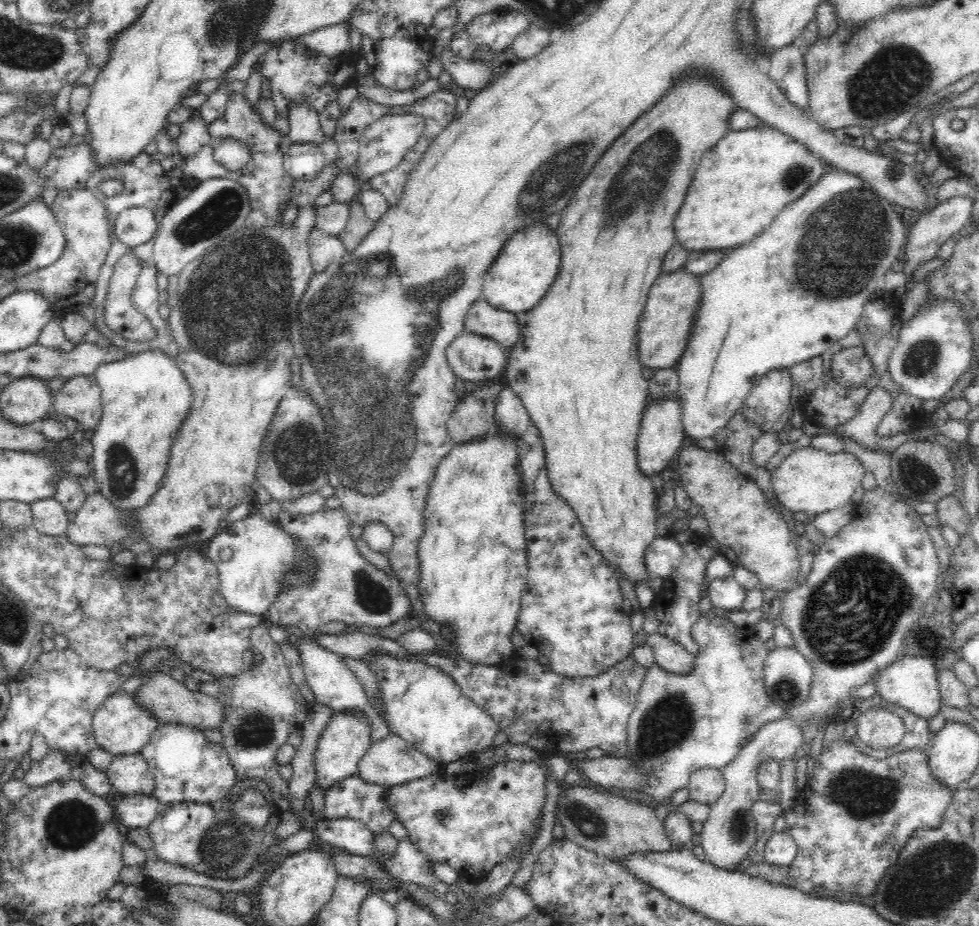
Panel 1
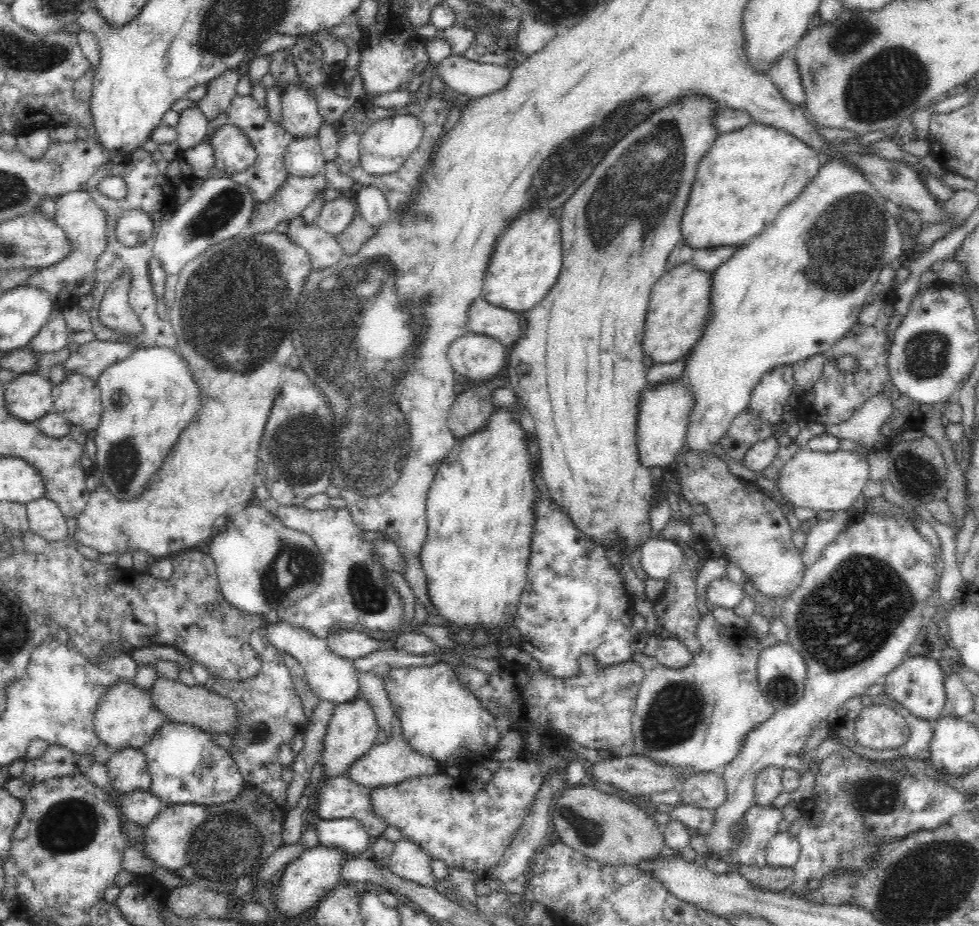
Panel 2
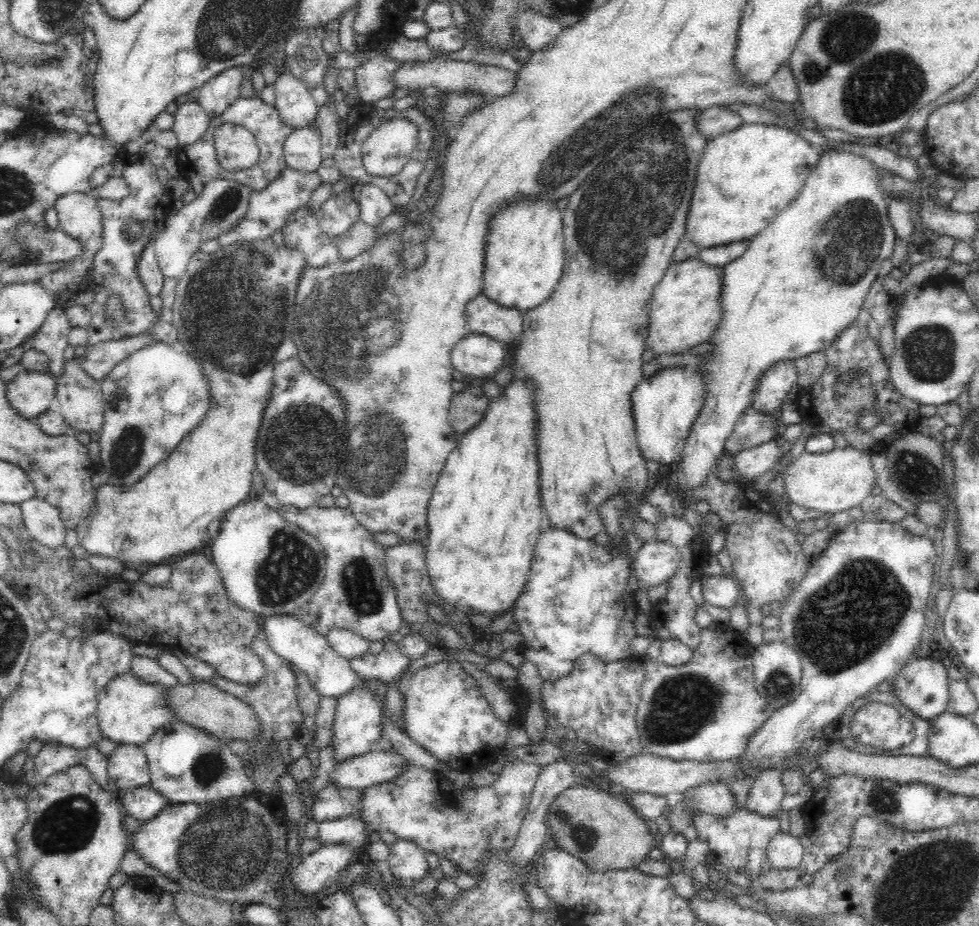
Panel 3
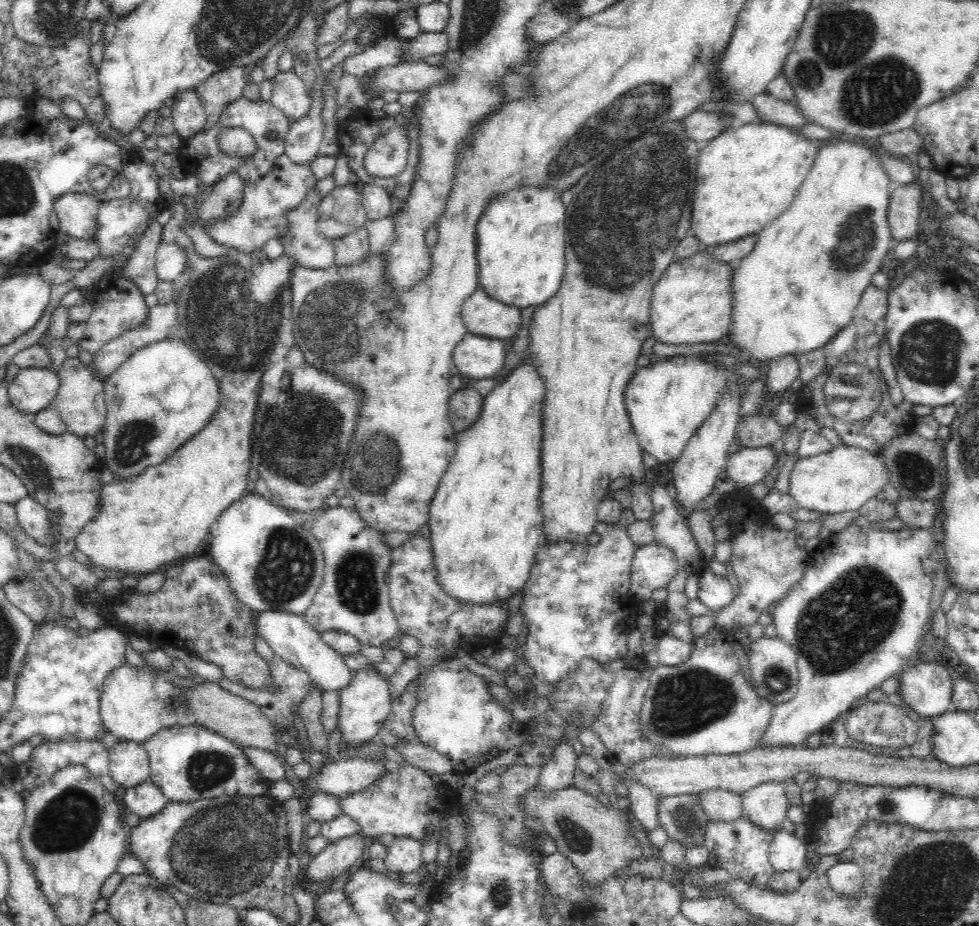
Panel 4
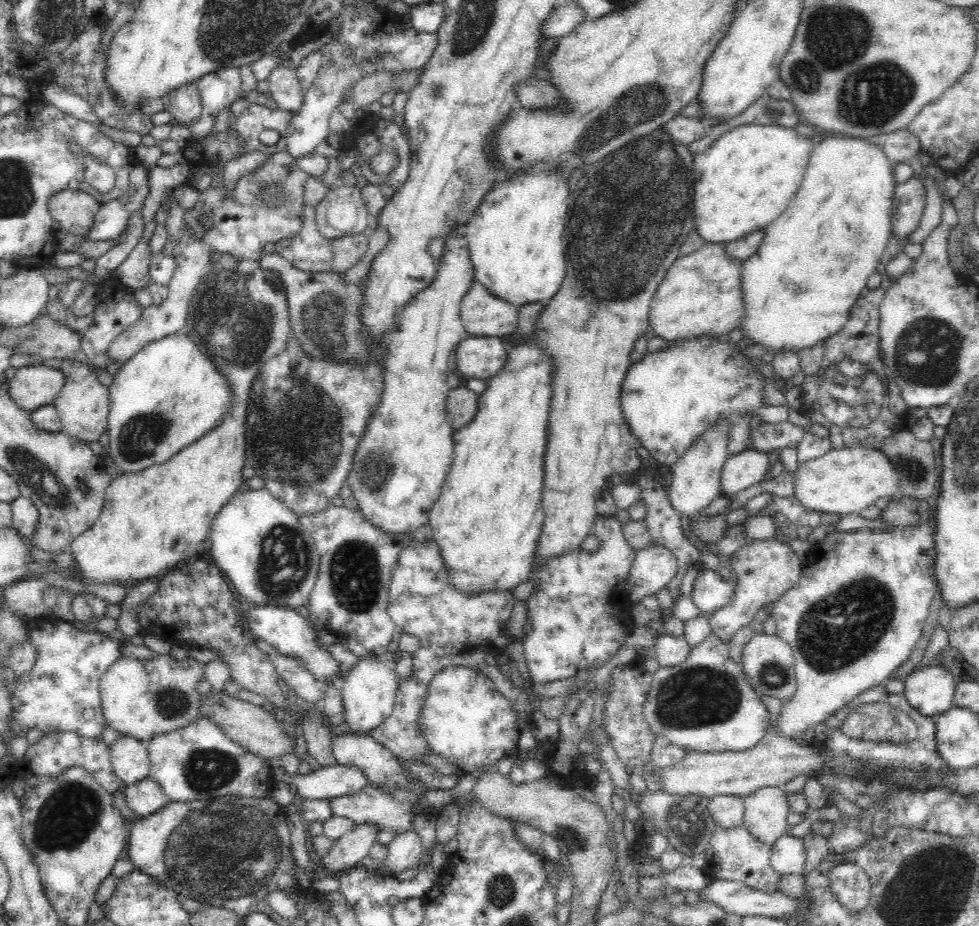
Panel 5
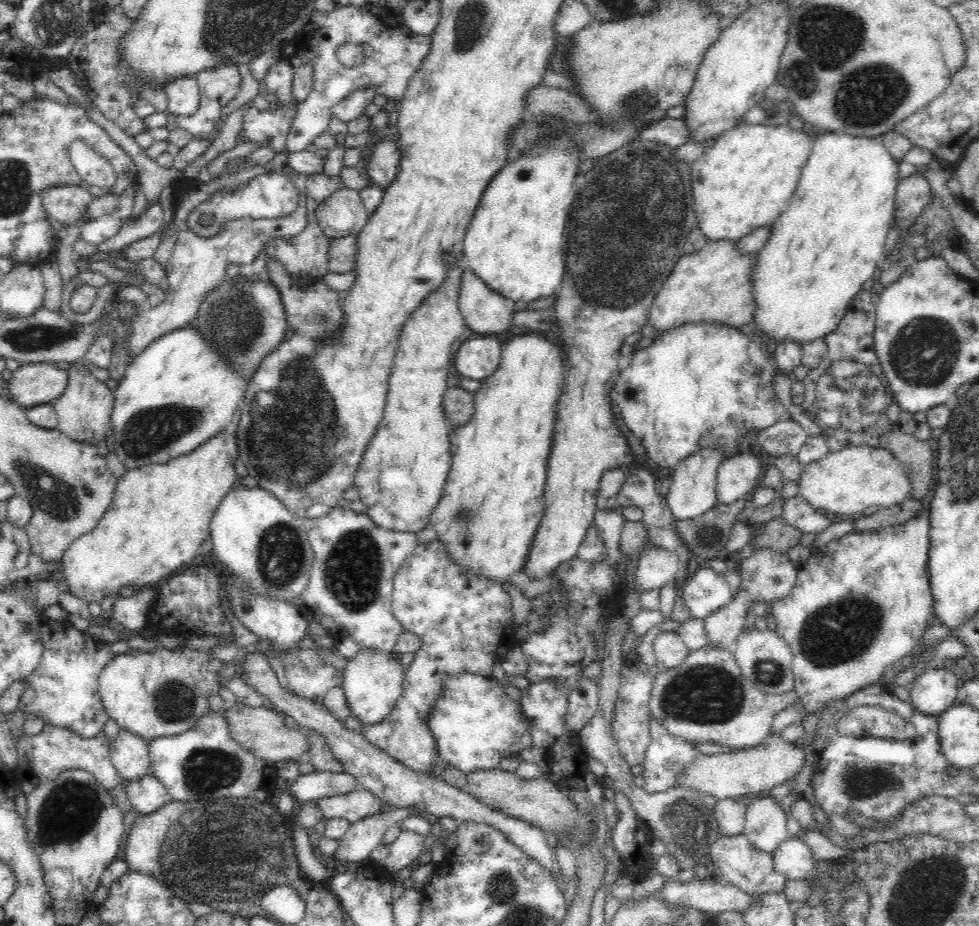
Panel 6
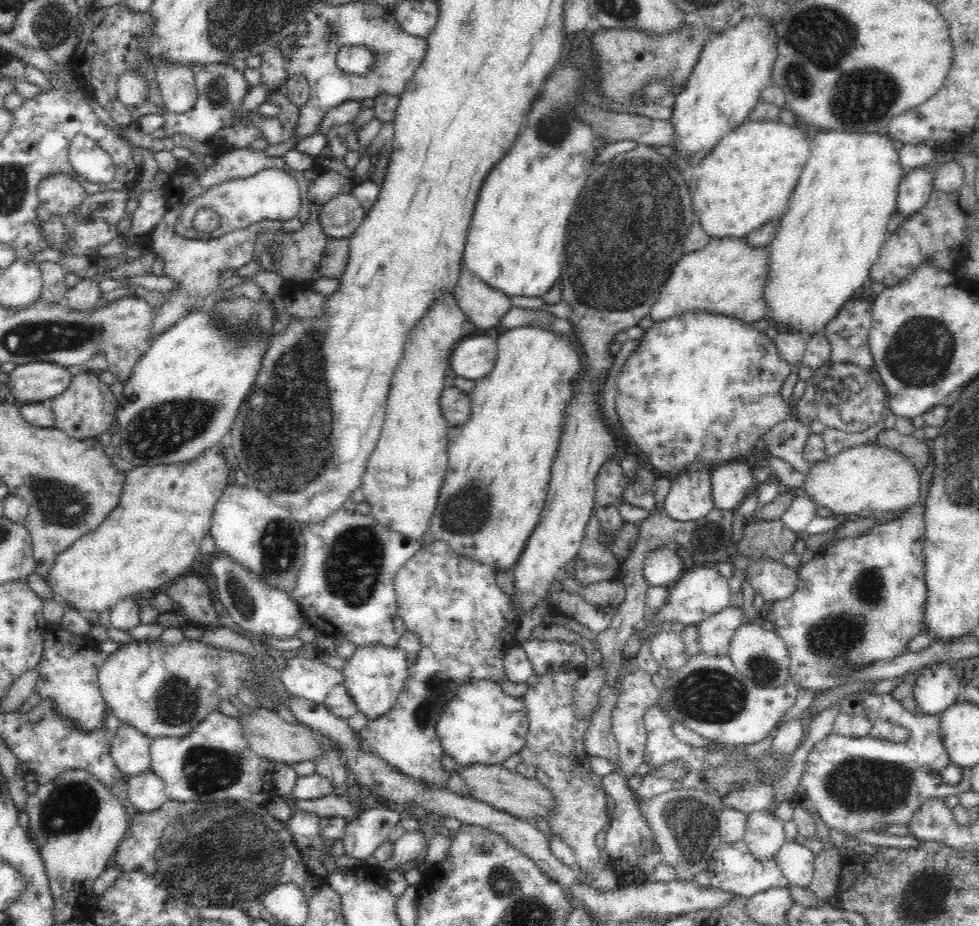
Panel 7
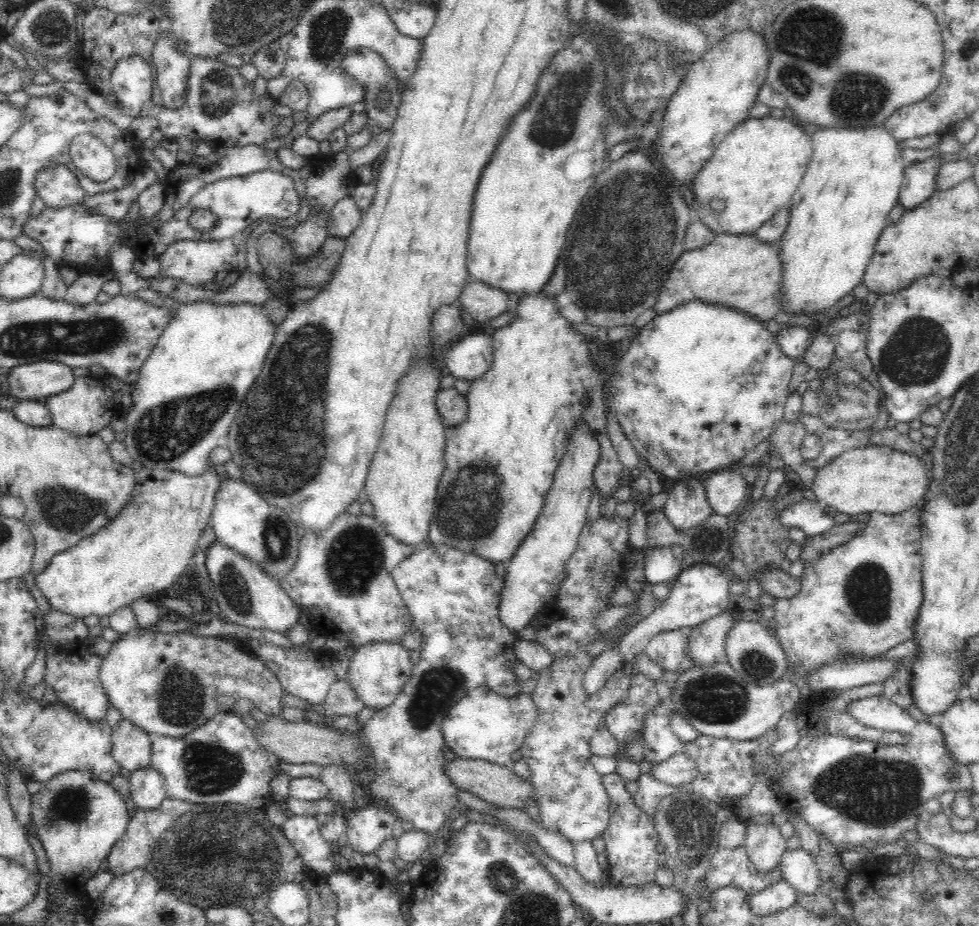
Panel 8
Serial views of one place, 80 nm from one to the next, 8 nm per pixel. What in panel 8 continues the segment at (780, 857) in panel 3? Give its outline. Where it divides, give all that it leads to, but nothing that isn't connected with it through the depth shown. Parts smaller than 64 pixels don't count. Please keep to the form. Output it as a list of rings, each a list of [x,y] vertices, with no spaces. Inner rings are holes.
[[[801,847],[786,851],[780,859],[779,868],[797,894],[813,895],[819,892],[822,884],[816,861]]]

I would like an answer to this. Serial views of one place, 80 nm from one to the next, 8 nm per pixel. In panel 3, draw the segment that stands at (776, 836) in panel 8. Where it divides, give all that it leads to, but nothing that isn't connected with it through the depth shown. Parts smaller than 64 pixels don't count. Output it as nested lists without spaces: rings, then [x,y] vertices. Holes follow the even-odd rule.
[[[778,769],[762,771],[748,788],[748,796],[744,806],[748,813],[756,813],[762,817],[780,817],[784,807],[785,786]]]

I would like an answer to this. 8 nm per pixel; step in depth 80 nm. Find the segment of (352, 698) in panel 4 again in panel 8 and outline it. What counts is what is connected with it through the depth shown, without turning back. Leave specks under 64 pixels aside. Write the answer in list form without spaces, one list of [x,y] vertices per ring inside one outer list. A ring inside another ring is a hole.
[[[381,641],[358,647],[348,666],[347,682],[364,705],[375,708],[377,712],[394,703],[404,683],[411,679],[413,669],[408,649],[398,641]]]

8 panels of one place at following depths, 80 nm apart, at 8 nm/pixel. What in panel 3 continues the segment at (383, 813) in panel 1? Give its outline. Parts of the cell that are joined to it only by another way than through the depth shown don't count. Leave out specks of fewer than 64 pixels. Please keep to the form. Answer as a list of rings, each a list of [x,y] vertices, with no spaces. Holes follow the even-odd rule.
[[[330,783],[312,795],[311,815],[316,822],[334,820],[342,816],[358,817],[361,790],[336,787]]]

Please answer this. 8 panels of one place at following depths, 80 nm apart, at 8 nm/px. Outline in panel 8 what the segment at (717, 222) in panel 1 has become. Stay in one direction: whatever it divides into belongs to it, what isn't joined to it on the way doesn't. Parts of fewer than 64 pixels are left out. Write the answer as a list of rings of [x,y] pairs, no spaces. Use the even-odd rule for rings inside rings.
[[[748,118],[724,136],[724,142],[716,148],[708,164],[694,177],[691,190],[694,192],[694,211],[700,221],[715,234],[755,234],[772,219],[772,214],[792,204],[792,196],[806,172],[812,156],[812,140],[802,126],[792,124],[786,118]]]

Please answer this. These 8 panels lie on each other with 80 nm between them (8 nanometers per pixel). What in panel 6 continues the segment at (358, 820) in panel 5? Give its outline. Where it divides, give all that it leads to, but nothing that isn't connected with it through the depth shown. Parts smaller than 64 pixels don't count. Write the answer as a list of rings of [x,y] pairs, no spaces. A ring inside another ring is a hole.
[[[360,787],[348,794],[328,796],[310,803],[318,805],[324,818],[344,818],[350,823],[390,807],[386,806],[384,801],[377,799],[370,791]]]

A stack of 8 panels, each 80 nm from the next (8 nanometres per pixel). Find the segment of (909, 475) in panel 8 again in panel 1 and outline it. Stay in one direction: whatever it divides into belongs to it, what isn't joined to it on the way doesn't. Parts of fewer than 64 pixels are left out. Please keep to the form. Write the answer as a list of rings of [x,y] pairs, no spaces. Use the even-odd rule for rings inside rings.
[[[808,446],[791,452],[770,476],[779,505],[790,512],[805,512],[813,519],[817,514],[850,503],[850,498],[861,486],[867,472],[868,469],[850,452],[832,454]]]

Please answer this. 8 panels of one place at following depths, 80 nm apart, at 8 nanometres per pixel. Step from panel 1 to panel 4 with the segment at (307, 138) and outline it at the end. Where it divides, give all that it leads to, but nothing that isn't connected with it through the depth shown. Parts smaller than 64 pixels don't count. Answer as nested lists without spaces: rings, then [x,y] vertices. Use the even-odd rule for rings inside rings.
[[[292,69],[278,70],[270,81],[273,86],[271,103],[290,119],[290,122],[308,115],[311,108],[309,90],[304,80]]]

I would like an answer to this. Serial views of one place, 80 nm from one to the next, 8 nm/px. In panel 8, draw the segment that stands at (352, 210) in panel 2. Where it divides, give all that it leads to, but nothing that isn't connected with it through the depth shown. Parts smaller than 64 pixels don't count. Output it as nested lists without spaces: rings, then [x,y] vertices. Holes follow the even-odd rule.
[[[351,196],[338,199],[331,208],[328,235],[345,239],[359,226],[362,211]]]

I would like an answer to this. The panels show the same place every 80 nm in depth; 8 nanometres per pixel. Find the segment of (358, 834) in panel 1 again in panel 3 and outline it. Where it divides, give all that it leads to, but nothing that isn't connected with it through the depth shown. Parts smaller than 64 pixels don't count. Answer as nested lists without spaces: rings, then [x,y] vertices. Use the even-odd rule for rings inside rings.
[[[342,816],[342,818],[319,823],[317,837],[322,841],[322,845],[344,844],[360,850],[366,840],[366,834],[364,823],[360,818]]]

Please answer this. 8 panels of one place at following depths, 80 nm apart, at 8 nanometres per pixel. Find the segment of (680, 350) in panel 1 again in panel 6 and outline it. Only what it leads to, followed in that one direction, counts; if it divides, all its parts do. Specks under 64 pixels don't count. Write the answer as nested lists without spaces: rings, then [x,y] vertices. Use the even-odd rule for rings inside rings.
[[[734,240],[709,241],[696,252],[684,253],[657,292],[649,310],[649,324],[656,330],[670,330],[684,322],[719,322],[741,327],[753,322],[756,303],[753,270],[757,253],[740,252]]]

